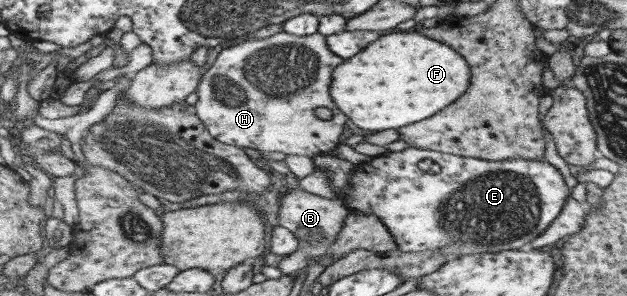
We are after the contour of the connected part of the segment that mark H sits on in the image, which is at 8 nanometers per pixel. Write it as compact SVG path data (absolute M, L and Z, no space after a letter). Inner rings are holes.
M282 31L264 40L247 40L221 50L200 82L195 108L212 136L224 144L261 152L280 152L286 156L315 156L333 152L342 143L345 133L343 124L349 122L349 116L339 110L331 92L333 72L343 62L345 60L331 50L327 37L320 33L294 36ZM323 106L333 112L331 119L322 120L315 114L315 110Z

